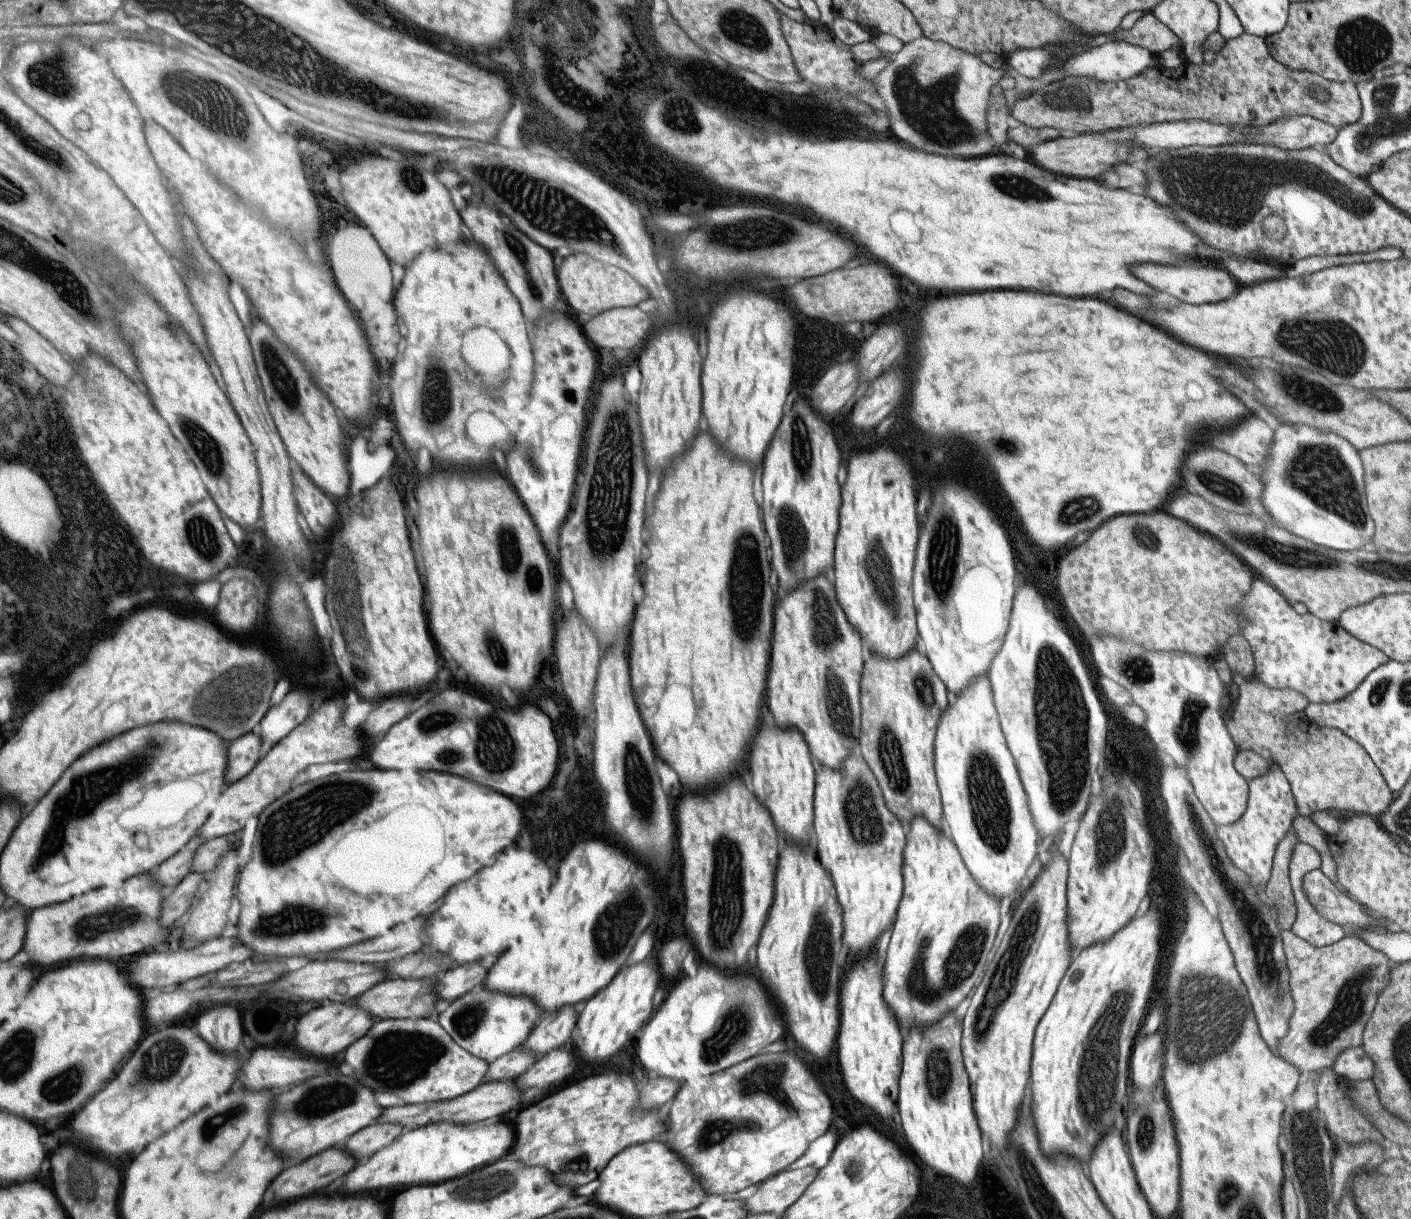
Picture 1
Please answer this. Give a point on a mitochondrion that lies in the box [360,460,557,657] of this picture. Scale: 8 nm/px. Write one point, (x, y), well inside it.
(512, 563)

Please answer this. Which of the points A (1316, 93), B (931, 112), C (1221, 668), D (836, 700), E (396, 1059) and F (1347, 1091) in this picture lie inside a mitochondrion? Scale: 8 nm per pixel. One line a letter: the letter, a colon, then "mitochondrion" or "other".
A: mitochondrion
B: mitochondrion
C: other
D: mitochondrion
E: mitochondrion
F: other

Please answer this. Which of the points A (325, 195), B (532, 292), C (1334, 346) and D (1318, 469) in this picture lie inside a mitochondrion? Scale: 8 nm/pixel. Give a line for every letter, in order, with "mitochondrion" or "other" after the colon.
A: other
B: mitochondrion
C: mitochondrion
D: mitochondrion

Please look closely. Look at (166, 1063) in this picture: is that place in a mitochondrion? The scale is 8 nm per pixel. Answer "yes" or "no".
yes

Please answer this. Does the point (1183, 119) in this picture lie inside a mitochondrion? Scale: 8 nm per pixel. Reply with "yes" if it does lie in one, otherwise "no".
no

